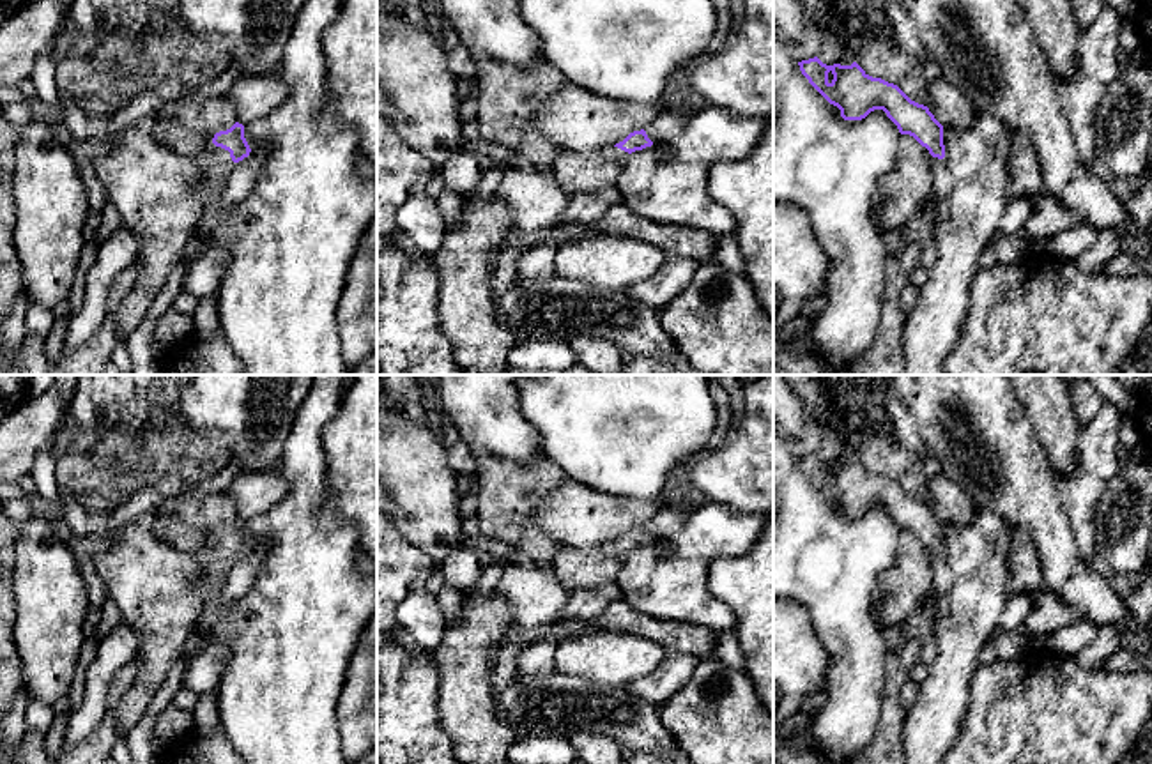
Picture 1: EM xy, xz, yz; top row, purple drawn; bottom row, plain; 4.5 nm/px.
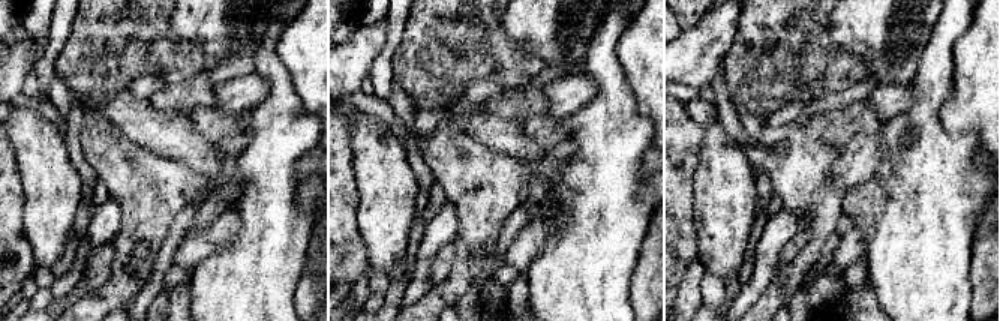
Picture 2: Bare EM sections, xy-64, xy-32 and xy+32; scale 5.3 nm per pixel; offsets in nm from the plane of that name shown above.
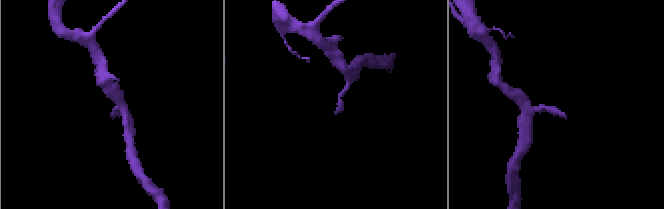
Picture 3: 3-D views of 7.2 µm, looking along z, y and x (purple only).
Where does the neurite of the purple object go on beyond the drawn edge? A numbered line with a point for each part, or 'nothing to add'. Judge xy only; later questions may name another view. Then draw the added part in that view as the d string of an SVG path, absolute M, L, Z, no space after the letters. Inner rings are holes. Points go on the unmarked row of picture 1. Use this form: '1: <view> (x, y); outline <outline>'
1: xy (216, 563); outline M214 543L202 559L196 559L200 571L205 578L205 591L211 594L219 594L223 582L235 564L237 559L232 557L230 548Z

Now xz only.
1: xz (613, 549); outline M611 543L611 545L603 546L603 548L600 548L600 552L605 554L605 555L614 555L614 557L623 559L628 554L628 548L618 545L618 543Z

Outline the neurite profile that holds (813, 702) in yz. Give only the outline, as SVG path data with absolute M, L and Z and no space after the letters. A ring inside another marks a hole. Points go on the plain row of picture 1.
M825 688L807 695L800 711L810 720L819 713L823 704L825 704Z

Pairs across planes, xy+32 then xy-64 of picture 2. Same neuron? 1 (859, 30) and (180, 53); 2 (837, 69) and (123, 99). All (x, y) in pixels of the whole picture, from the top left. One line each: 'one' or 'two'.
1: two
2: two

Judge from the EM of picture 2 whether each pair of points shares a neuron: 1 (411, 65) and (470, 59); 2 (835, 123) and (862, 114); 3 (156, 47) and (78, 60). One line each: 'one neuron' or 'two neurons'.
1: one neuron
2: one neuron
3: one neuron

